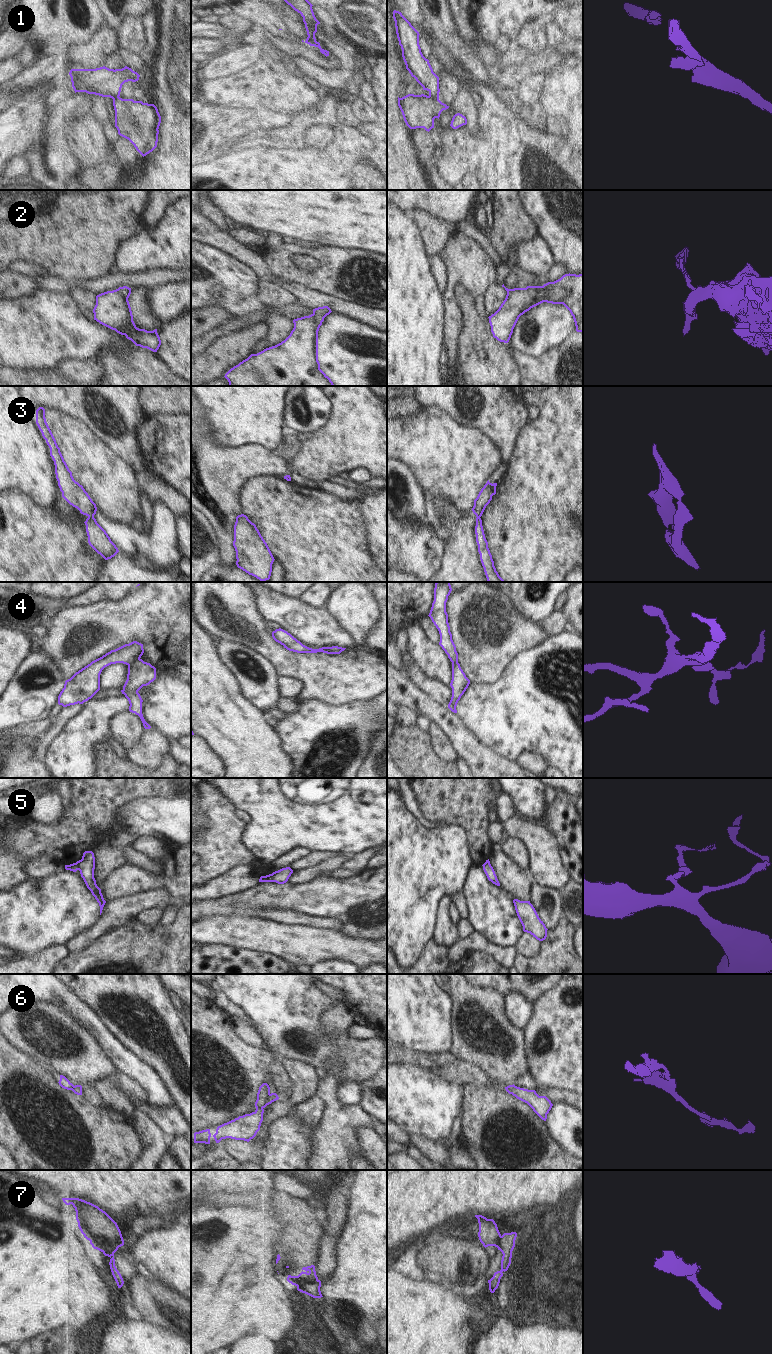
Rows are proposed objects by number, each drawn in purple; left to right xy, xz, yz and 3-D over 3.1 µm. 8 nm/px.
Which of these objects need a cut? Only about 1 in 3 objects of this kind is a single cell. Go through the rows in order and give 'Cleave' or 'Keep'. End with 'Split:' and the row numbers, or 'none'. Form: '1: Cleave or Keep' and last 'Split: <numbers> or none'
1: Cleave
2: Cleave
3: Keep
4: Cleave
5: Cleave
6: Cleave
7: Cleave
Split: 1, 2, 4, 5, 6, 7

